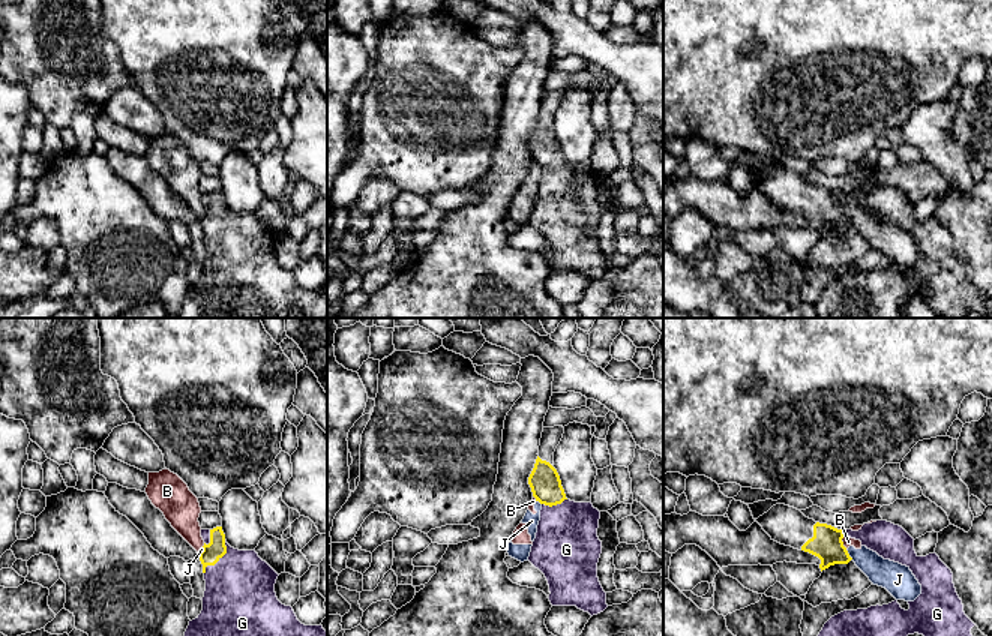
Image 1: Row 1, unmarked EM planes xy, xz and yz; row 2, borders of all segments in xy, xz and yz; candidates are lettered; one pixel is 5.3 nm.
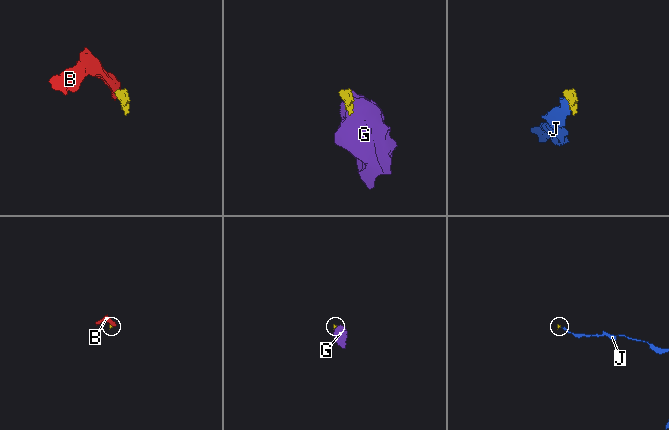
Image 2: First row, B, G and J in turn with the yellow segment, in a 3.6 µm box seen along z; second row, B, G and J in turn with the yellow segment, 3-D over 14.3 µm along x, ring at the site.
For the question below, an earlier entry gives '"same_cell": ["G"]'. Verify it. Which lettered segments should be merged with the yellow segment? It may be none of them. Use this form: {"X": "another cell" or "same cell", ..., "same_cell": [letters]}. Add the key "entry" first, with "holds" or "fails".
{"entry": "holds", "B": "another cell", "G": "same cell", "J": "another cell", "same_cell": ["G"]}

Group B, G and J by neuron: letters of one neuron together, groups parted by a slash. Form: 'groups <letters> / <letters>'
groups B J / G

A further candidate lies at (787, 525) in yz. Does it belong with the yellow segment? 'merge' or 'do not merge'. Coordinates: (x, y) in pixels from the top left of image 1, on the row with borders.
merge

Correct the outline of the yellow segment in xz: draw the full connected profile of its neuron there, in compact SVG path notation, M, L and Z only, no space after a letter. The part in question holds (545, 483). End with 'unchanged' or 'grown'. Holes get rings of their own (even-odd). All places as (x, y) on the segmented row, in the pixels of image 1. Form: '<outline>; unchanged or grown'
M563 426L543 428L539 456L528 477L533 496L542 504L528 561L545 574L552 606L576 606L593 616L608 608L597 578L600 512L591 501L566 498L554 468L554 452L563 434Z; grown

